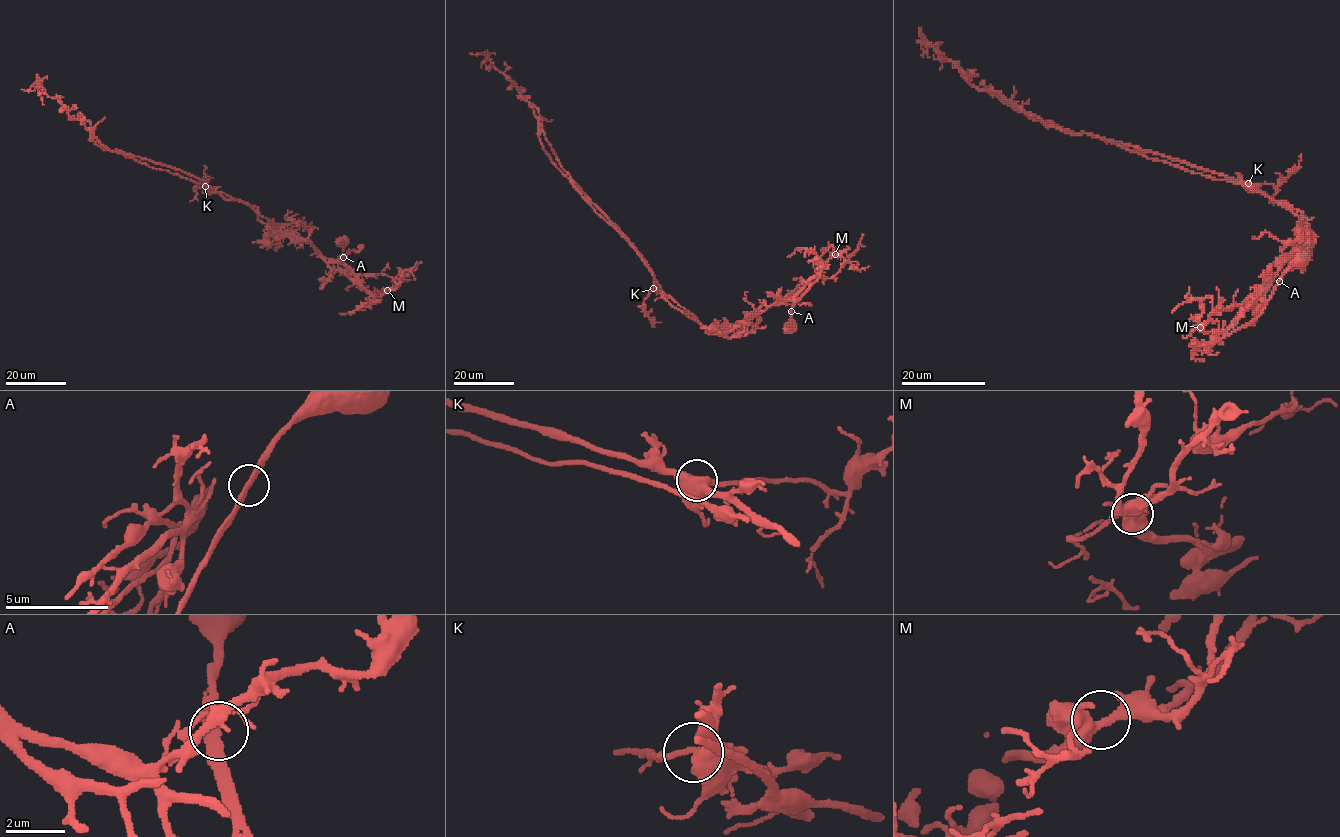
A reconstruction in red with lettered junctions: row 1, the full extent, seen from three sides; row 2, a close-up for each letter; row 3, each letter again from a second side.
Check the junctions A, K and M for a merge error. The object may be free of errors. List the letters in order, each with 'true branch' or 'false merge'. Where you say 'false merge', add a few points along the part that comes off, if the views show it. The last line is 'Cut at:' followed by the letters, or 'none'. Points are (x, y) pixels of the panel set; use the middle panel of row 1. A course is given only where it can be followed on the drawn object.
A: false merge; course (791, 311), (819, 273), (728, 330), (707, 333), (676, 309), (558, 160), (539, 112), (485, 55), (469, 53)
K: true branch
M: true branch
Cut at: A

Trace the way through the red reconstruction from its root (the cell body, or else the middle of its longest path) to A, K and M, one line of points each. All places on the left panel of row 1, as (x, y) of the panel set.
A: (343, 241), (343, 257)
K: (343, 241), (343, 262), (350, 277), (372, 294), (327, 262), (309, 243), (279, 231), (248, 205), (205, 186)
M: (343, 241), (343, 262), (352, 279), (371, 294), (387, 290)

